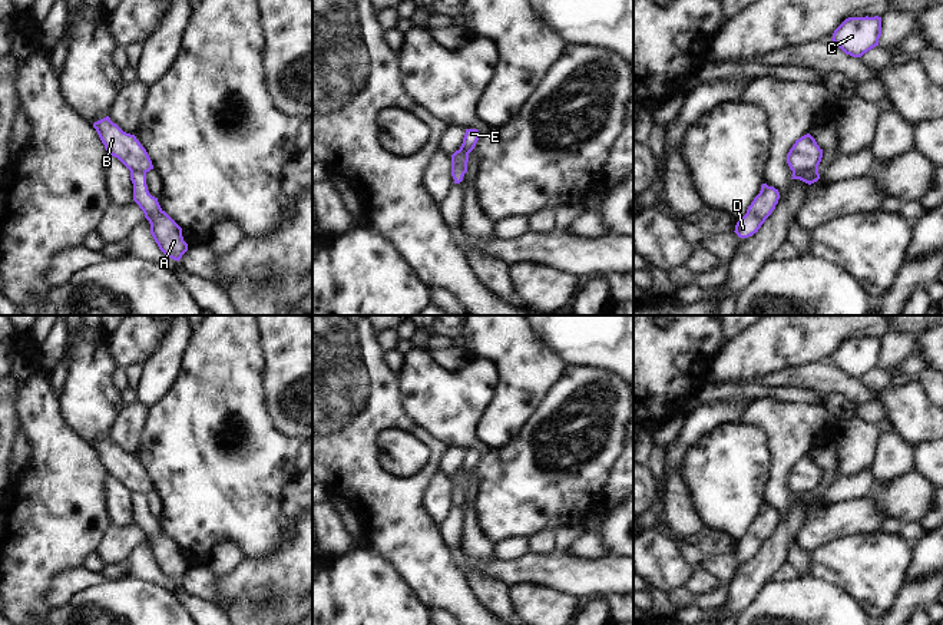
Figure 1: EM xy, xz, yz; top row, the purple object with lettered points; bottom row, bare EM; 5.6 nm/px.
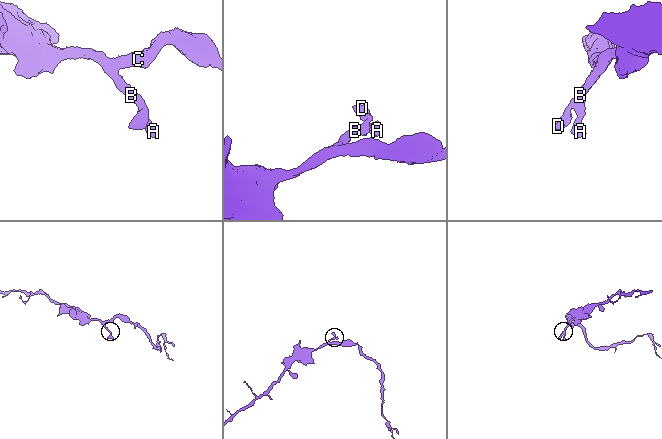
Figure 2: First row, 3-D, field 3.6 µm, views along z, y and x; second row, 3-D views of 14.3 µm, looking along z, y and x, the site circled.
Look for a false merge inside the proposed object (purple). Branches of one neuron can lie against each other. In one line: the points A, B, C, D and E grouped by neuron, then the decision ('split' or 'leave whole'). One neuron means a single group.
A / B C D E | split

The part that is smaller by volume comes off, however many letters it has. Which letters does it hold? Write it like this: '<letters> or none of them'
A.

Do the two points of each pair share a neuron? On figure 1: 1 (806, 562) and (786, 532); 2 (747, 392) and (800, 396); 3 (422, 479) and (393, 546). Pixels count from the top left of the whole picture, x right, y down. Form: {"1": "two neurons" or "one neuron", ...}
{"1": "two neurons", "2": "one neuron", "3": "one neuron"}

